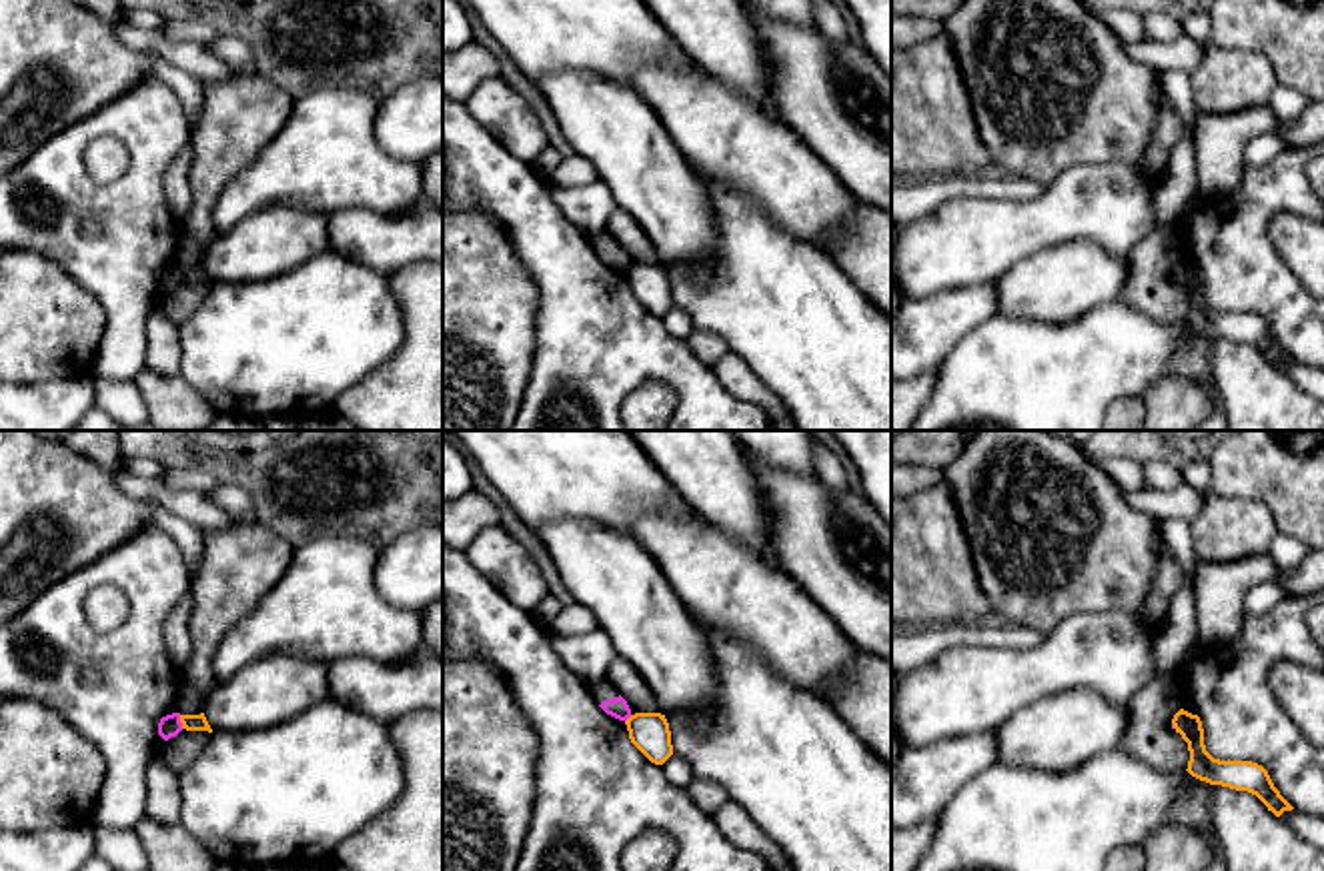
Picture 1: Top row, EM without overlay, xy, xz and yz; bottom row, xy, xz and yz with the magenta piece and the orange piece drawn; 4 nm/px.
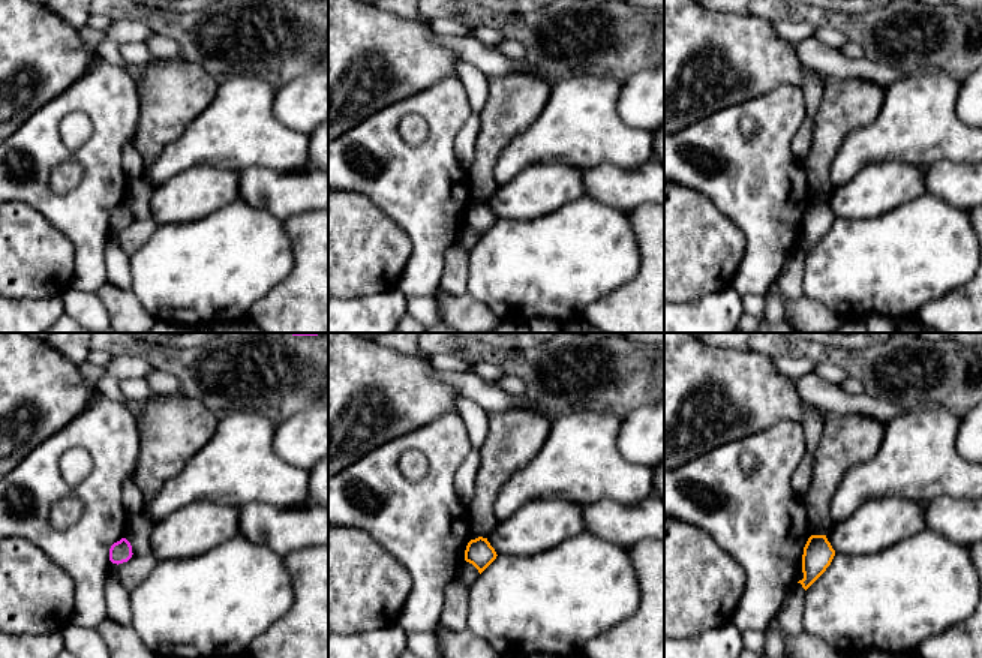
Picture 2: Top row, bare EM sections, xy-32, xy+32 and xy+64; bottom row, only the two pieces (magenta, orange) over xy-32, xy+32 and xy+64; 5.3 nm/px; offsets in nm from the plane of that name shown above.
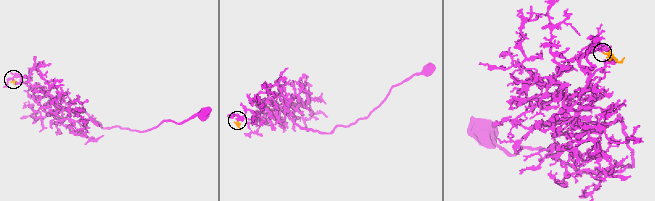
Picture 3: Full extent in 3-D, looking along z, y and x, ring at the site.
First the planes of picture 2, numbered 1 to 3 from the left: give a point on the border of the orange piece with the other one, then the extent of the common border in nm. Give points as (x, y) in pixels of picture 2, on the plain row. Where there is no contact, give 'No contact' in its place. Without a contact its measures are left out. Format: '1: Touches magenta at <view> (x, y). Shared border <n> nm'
1: No contact
2: No contact
3: No contact

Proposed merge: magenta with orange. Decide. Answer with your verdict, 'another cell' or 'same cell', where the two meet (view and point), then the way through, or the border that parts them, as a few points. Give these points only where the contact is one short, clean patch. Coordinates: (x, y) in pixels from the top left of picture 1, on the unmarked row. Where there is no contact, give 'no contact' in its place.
another cell; contact xy (179, 273); border xy (179, 267), (183, 279)

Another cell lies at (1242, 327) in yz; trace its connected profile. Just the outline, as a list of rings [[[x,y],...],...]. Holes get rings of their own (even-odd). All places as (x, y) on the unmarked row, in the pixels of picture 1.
[[[1180,260],[1172,276],[1176,284],[1188,294],[1190,312],[1188,324],[1200,332],[1210,336],[1222,336],[1236,342],[1248,342],[1256,346],[1268,362],[1280,368],[1284,362],[1292,362],[1294,358],[1280,346],[1274,338],[1268,322],[1252,312],[1220,312],[1214,310],[1204,296],[1204,280],[1198,266],[1192,266]]]

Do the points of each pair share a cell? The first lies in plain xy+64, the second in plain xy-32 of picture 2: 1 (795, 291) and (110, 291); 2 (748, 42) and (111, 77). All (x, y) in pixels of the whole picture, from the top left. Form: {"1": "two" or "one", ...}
{"1": "two", "2": "two"}

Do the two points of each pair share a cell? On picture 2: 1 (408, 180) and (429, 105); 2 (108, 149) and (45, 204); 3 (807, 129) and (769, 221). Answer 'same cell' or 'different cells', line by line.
1: same cell
2: same cell
3: different cells

